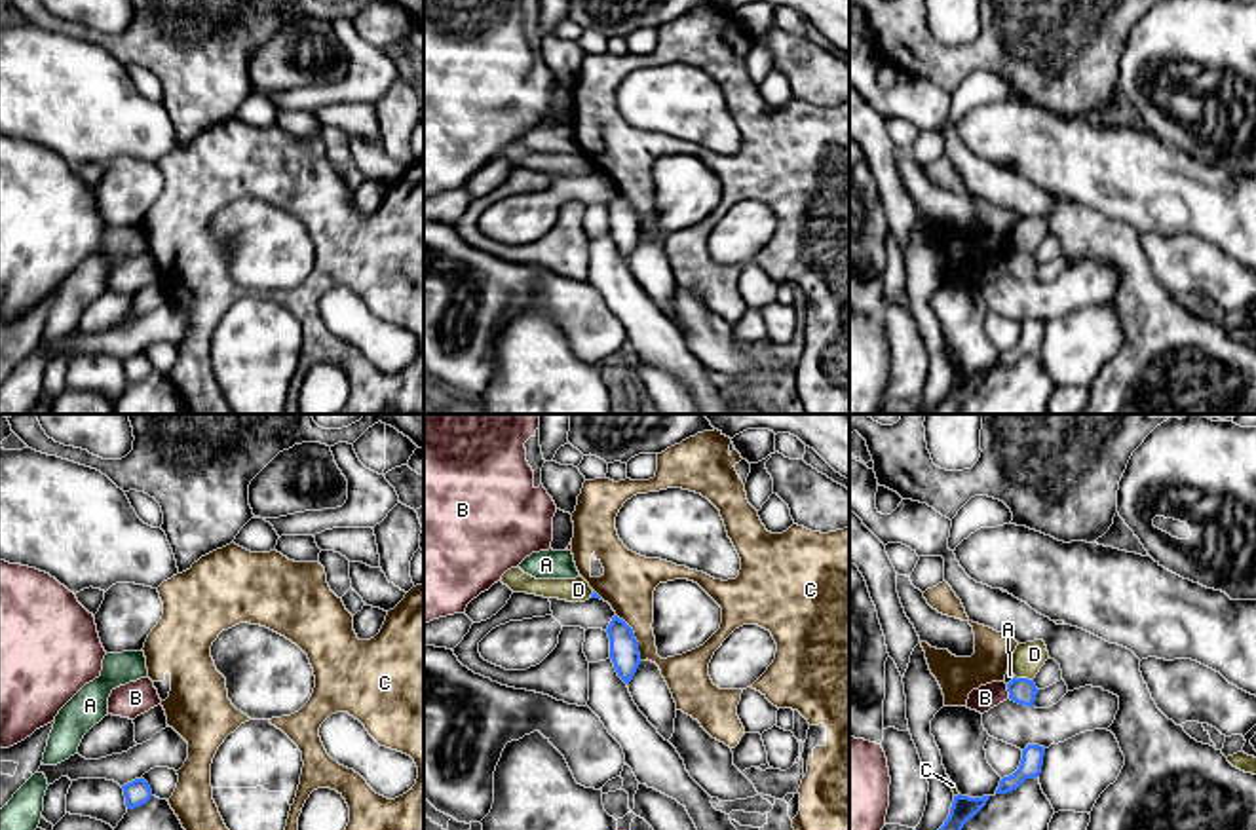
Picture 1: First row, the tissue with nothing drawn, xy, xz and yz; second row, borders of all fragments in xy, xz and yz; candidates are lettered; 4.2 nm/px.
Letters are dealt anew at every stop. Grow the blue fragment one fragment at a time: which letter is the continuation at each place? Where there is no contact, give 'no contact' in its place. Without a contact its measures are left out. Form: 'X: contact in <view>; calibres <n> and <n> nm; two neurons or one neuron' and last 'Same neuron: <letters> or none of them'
A: contact in yz; calibres 110 and 40 nm; two neurons
B: contact in yz; calibres 110 and 100 nm; two neurons
C: contact in xz; calibres 130 and 220 nm; two neurons
D: contact in yz; calibres 110 and 130 nm; two neurons
Same neuron: none of them

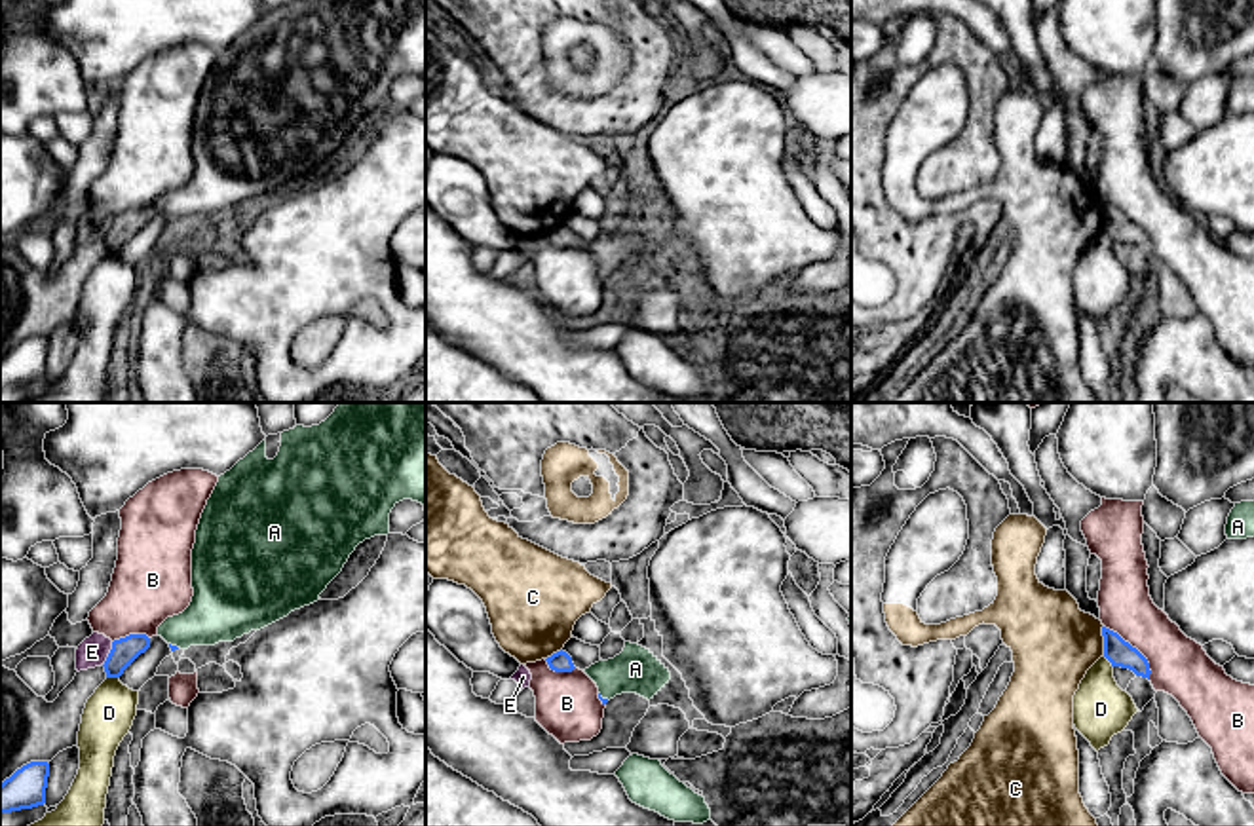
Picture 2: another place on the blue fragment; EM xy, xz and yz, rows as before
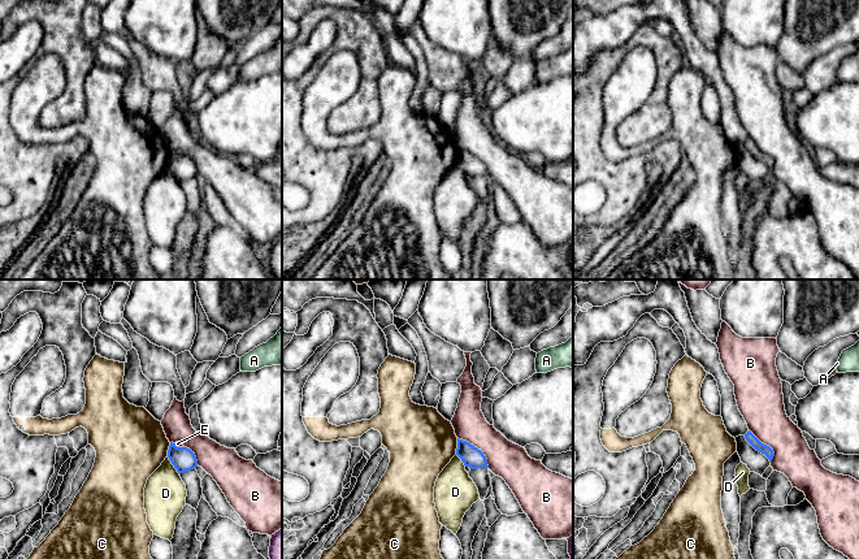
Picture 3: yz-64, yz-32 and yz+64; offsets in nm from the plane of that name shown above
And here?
A: contact in xz; calibres 20 and 190 nm; one neuron
B: contact in yz; calibres 110 and 240 nm; two neurons
C: contact in yz; calibres 110 and 360 nm; two neurons
D: contact in xy; calibres 110 and 220 nm; two neurons
E: contact in xy; calibres 110 and 120 nm; two neurons
Same neuron: A

